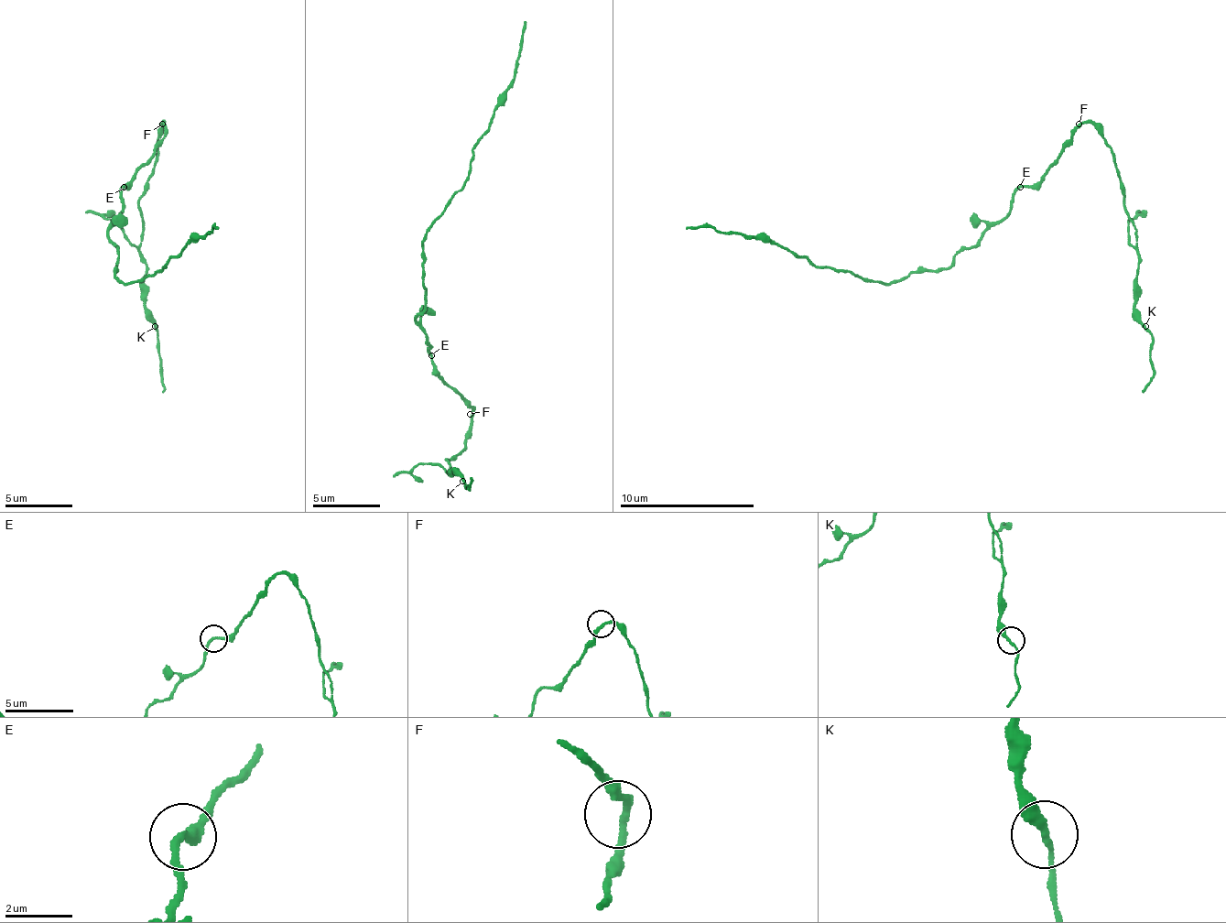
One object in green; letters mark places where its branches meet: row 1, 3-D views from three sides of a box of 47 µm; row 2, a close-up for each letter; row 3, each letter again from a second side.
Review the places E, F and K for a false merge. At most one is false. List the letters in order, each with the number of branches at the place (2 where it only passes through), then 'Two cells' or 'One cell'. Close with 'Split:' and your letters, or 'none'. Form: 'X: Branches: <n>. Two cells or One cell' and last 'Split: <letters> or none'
E: Branches: 2. One cell
F: Branches: 2. One cell
K: Branches: 2. One cell
Split: none

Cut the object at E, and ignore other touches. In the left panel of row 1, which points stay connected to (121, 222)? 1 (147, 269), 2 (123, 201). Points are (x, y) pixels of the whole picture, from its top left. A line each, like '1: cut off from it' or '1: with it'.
1: cut off from it
2: with it

